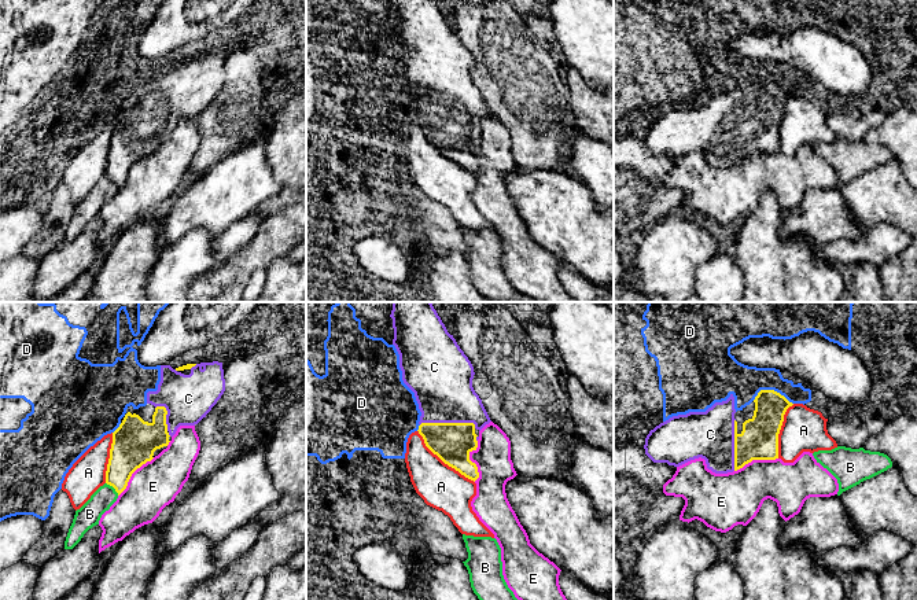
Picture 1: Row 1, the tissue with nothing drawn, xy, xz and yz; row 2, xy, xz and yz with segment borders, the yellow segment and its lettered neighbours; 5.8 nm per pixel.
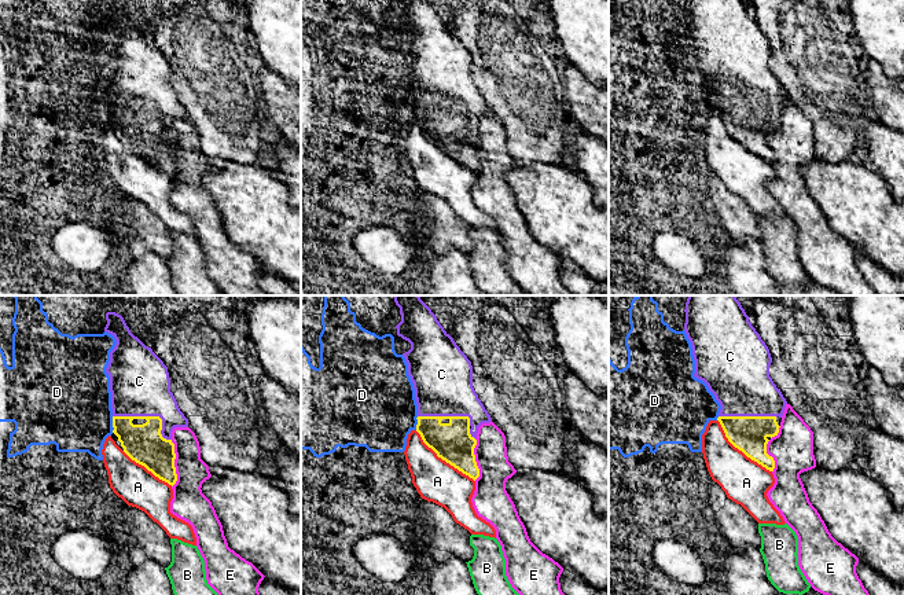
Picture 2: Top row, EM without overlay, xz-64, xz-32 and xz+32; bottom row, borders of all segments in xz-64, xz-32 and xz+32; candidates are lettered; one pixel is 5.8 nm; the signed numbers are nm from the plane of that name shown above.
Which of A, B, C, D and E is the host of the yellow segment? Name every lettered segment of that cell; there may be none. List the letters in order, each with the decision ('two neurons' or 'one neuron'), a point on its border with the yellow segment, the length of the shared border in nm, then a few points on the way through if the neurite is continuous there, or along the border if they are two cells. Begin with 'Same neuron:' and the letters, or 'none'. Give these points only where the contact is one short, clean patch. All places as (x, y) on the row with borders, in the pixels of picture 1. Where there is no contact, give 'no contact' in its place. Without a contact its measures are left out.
Same neuron: C
A: two neurons; contact xz (442, 460); length 460 nm
B: two neurons; contact xy (113, 486); length 110 nm; border xy (106, 482), (118, 494)
C: one neuron; contact xz (449, 423); length 320 nm
D: two neurons; contact yz (772, 390); length 240 nm
E: two neurons; contact xz (471, 462); length 240 nm

